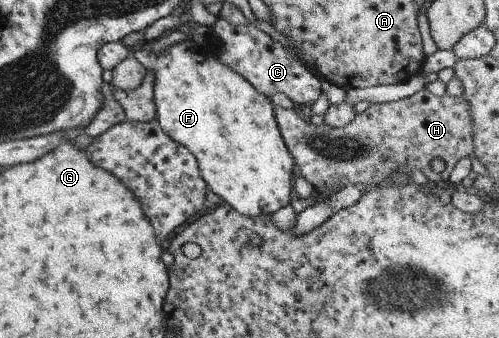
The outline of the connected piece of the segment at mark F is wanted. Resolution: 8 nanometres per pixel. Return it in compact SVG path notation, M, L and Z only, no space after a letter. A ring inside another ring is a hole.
M190 39L172 44L158 56L152 52L149 45L138 44L132 47L131 52L133 57L154 76L152 98L155 121L166 136L176 144L184 146L194 156L198 172L208 191L215 193L238 214L250 218L260 214L273 214L282 206L290 204L294 160L278 132L273 106L269 99L256 92L243 76L220 64L214 58L211 49L198 47Z

